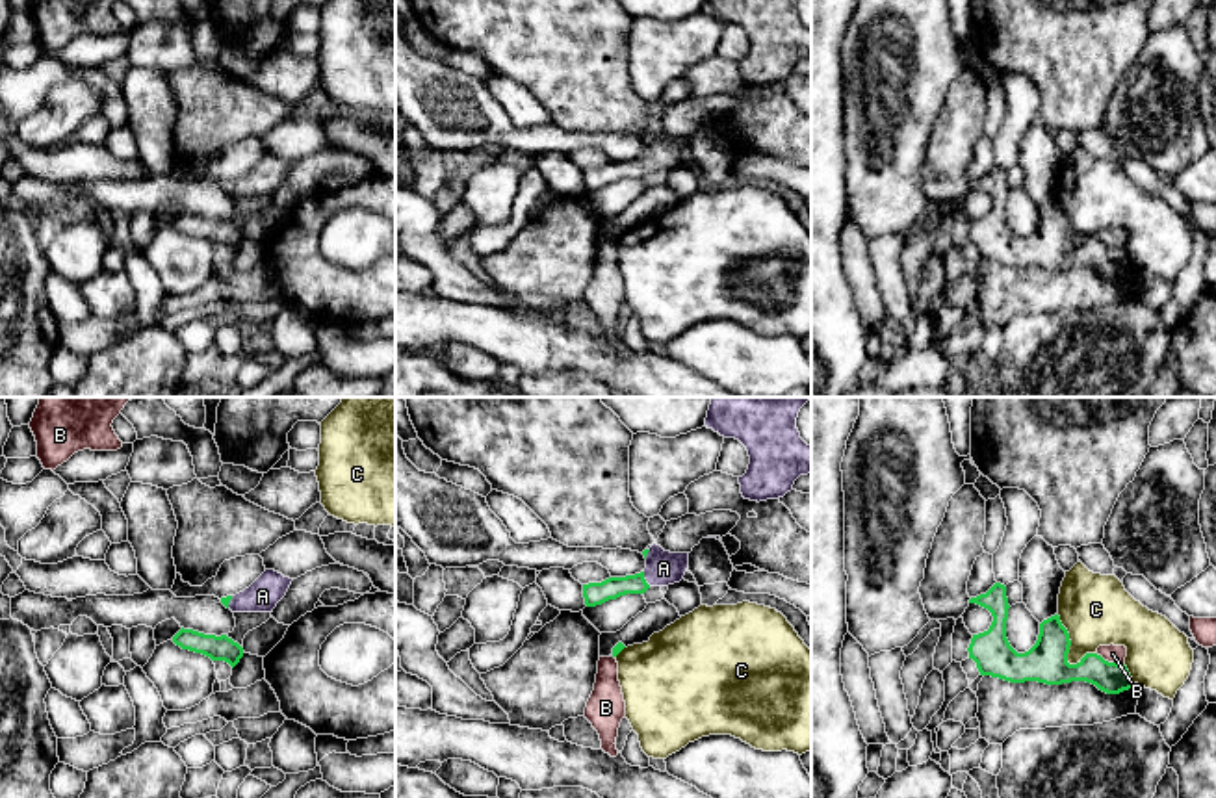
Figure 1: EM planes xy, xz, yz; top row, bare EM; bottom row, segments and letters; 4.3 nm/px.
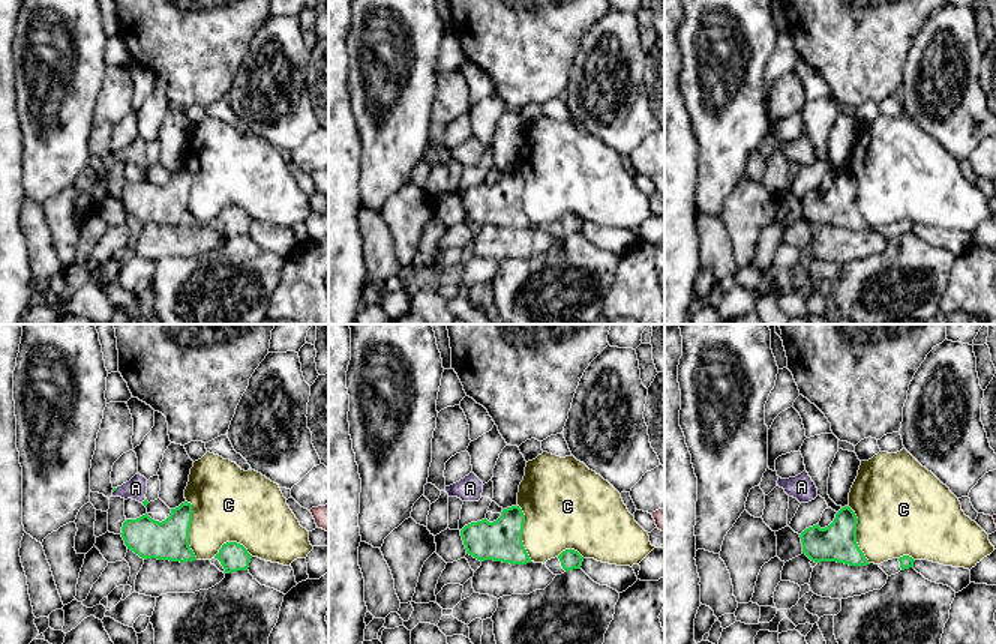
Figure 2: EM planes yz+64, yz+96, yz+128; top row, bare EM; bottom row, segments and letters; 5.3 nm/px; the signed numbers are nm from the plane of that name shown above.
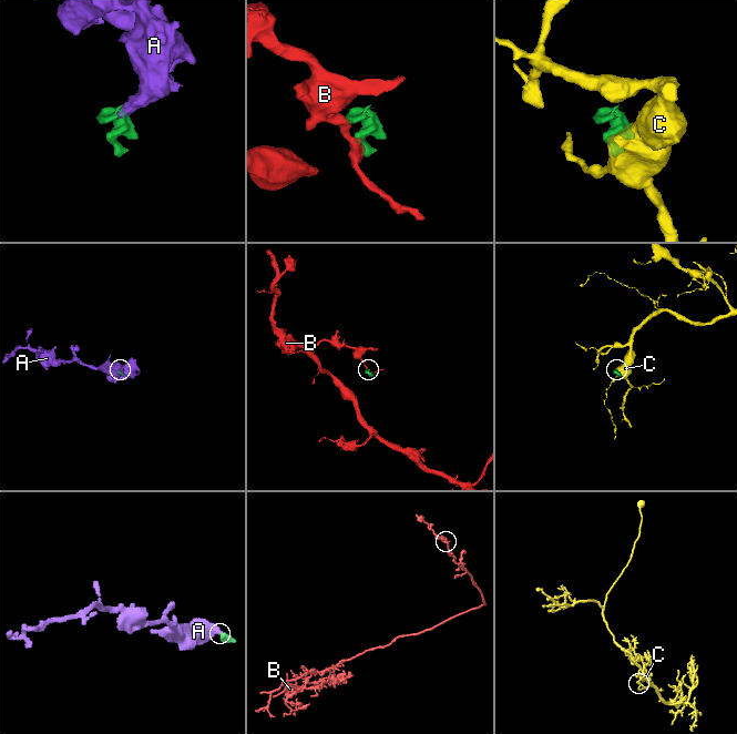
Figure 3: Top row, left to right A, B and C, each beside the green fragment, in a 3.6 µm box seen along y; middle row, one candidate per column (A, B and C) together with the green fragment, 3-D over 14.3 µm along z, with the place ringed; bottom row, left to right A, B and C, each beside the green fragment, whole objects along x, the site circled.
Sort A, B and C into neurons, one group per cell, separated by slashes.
A / B / C

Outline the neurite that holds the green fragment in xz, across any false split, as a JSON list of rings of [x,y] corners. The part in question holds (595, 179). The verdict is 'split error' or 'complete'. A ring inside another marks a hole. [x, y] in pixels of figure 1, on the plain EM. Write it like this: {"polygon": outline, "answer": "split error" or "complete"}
{"polygon": [[[657,128],[642,139],[646,152],[640,158],[583,169],[585,189],[596,191],[626,178],[644,178],[650,171],[679,167],[689,152],[689,137],[670,137]]], "answer": "split error"}

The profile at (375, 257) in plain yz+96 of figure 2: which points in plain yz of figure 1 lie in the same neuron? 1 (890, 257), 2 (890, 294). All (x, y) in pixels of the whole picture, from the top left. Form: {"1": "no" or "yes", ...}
{"1": "no", "2": "no"}

